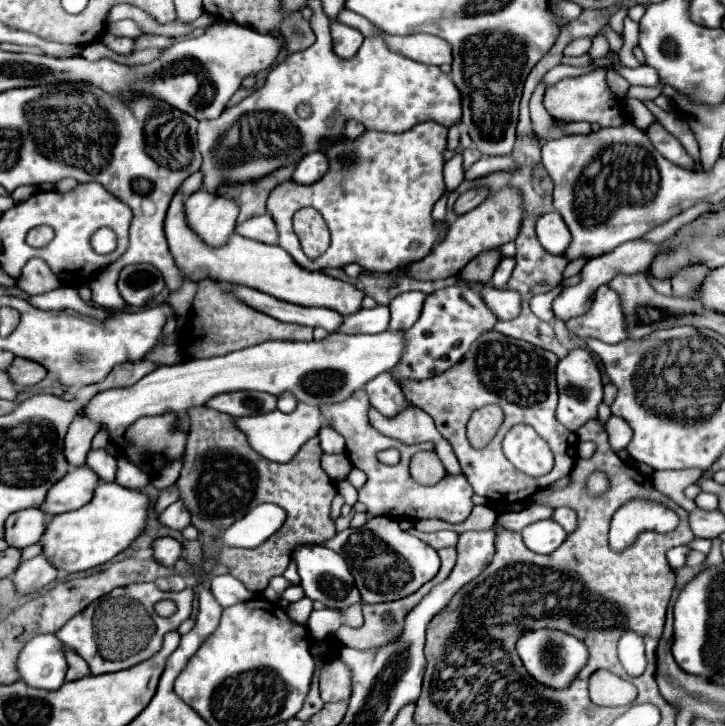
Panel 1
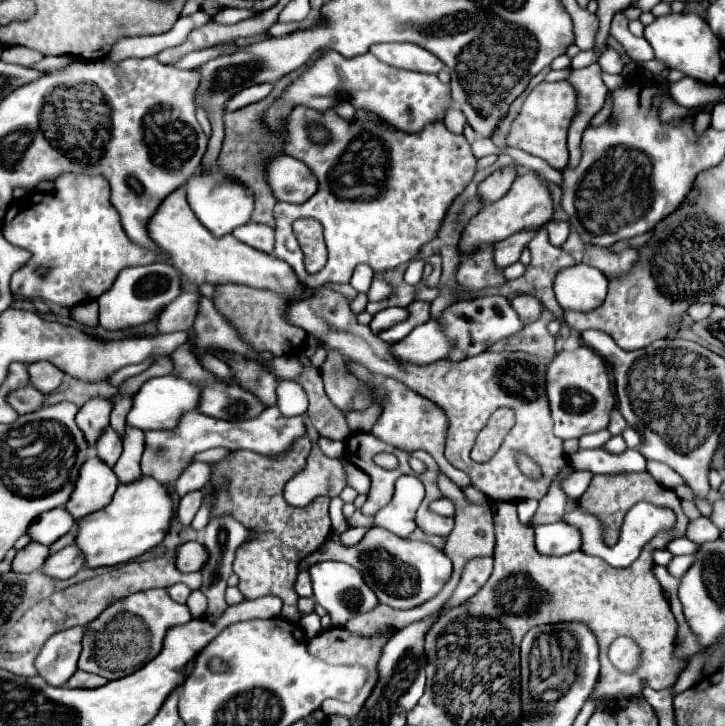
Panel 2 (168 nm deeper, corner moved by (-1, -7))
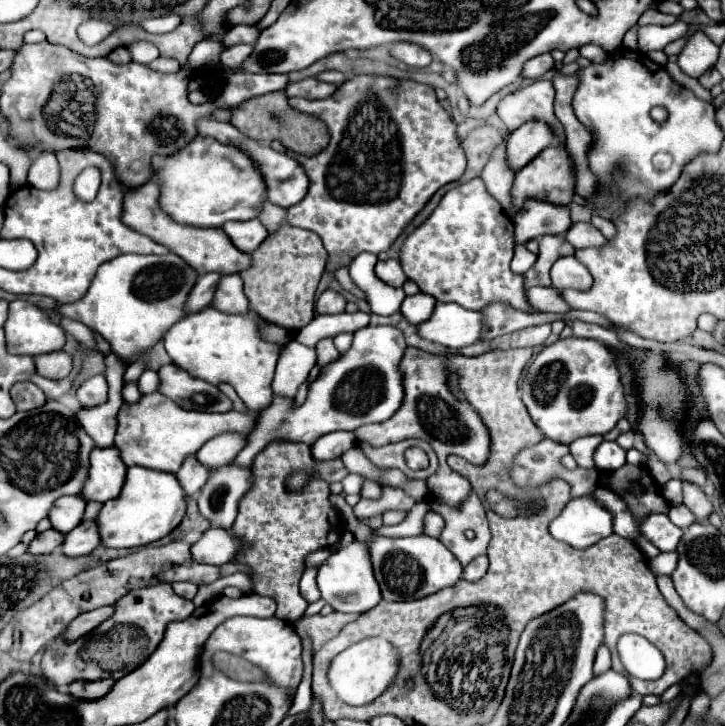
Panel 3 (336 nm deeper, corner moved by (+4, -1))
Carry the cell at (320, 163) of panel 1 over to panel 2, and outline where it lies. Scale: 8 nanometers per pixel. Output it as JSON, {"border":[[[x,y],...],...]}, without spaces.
{"border":[[[289,155],[271,157],[265,165],[265,179],[275,199],[285,203],[305,203],[317,191],[317,179],[311,169]]]}

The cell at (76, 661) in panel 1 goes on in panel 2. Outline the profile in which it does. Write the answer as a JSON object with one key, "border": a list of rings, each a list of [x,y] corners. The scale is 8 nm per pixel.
{"border":[[[75,671],[67,685],[73,687],[73,689],[95,689],[95,687],[103,687],[105,683],[107,683],[107,679],[103,679],[99,675],[91,675],[91,673],[85,673],[85,671]]]}

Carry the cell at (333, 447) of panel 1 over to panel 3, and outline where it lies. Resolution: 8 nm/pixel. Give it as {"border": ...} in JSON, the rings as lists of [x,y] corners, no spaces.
{"border":[[[334,431],[328,435],[322,435],[314,445],[312,445],[312,457],[314,459],[336,459],[344,451],[356,445],[356,435],[350,431]]]}

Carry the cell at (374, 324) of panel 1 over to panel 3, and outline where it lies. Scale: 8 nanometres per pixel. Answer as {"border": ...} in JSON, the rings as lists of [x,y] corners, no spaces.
{"border":[[[418,293],[418,295],[412,295],[412,297],[406,297],[402,307],[400,307],[400,313],[406,317],[408,323],[416,325],[416,323],[422,323],[426,321],[432,311],[434,311],[434,297],[426,295],[426,293]]]}

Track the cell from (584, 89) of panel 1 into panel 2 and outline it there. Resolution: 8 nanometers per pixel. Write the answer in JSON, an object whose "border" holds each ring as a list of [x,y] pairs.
{"border":[[[557,81],[557,83],[539,83],[529,97],[525,99],[519,115],[515,117],[509,135],[505,139],[507,147],[517,147],[523,149],[525,153],[531,153],[535,157],[545,159],[551,167],[563,169],[568,164],[569,153],[567,149],[567,129],[569,123],[577,111],[575,103],[575,89],[567,81]]]}

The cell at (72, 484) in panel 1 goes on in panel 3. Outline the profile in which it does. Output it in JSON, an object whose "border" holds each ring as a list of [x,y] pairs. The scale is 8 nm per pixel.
{"border":[[[116,447],[110,449],[94,449],[90,453],[90,469],[80,491],[84,501],[106,503],[118,497],[122,489],[122,481],[126,477],[126,465],[120,459],[120,451]]]}

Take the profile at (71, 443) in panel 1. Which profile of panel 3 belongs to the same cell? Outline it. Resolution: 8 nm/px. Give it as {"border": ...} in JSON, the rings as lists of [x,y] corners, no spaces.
{"border":[[[96,375],[86,379],[76,391],[80,407],[96,407],[108,401],[108,385],[104,375]]]}

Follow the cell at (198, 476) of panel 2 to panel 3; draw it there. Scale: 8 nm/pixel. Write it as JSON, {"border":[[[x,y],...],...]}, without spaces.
{"border":[[[224,433],[222,437],[214,437],[206,445],[202,445],[202,449],[198,449],[196,453],[196,459],[204,467],[208,467],[208,471],[214,471],[228,465],[244,445],[246,437],[234,437],[234,433]]]}

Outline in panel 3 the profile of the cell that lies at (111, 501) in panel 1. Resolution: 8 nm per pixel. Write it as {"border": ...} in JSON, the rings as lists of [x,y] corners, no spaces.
{"border":[[[128,467],[122,493],[116,499],[106,501],[96,517],[100,545],[110,549],[132,549],[166,537],[184,517],[184,497],[186,495],[182,493],[182,487],[174,475],[154,469]]]}

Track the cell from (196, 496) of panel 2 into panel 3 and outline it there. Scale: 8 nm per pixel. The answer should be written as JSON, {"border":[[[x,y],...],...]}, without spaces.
{"border":[[[190,455],[184,461],[184,465],[180,467],[180,471],[176,473],[176,479],[180,481],[180,487],[184,489],[184,493],[188,497],[196,495],[202,489],[202,485],[208,481],[208,477],[210,477],[208,469],[204,465],[198,465],[198,461],[196,461],[194,455]]]}

